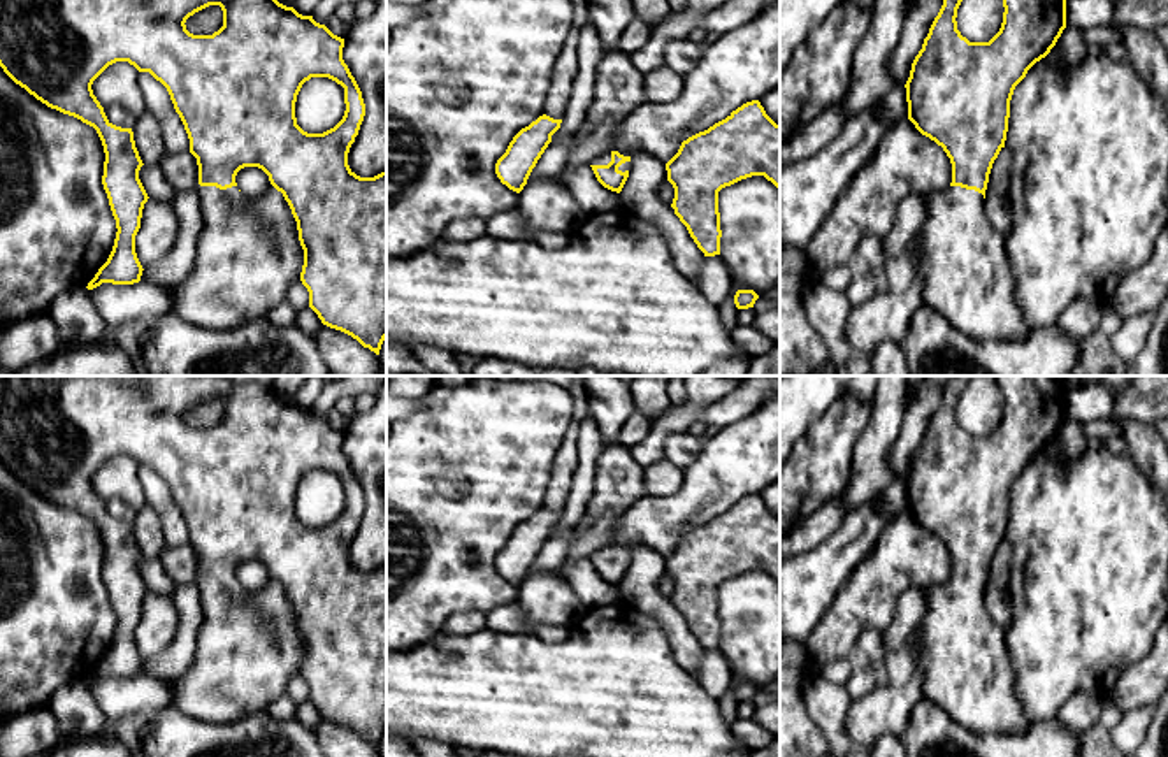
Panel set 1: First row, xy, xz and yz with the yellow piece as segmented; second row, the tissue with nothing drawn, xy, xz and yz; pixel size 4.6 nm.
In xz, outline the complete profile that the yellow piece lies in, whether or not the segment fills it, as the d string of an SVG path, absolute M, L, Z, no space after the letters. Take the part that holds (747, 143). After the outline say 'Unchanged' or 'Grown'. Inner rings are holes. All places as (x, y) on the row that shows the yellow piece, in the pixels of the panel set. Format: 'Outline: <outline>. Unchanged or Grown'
Outline: M780 4L764 7L752 21L746 21L711 42L699 63L685 76L681 93L667 102L643 102L634 107L615 130L616 149L592 162L597 181L620 193L631 170L631 155L645 151L666 165L667 181L674 188L671 207L687 227L690 237L704 256L720 255L720 213L718 191L741 179L764 176L780 191L780 125L761 105L761 98L780 84Z. Grown

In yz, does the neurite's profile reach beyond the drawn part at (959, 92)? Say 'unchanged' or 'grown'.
grown

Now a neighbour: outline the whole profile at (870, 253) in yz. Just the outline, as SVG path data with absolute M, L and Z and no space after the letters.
M876 235L862 237L857 248L857 263L869 270L883 270L887 262L882 248L882 239Z

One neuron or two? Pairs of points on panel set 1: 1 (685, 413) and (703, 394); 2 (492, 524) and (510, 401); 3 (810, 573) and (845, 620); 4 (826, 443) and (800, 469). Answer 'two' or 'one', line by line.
1: one
2: one
3: two
4: one

